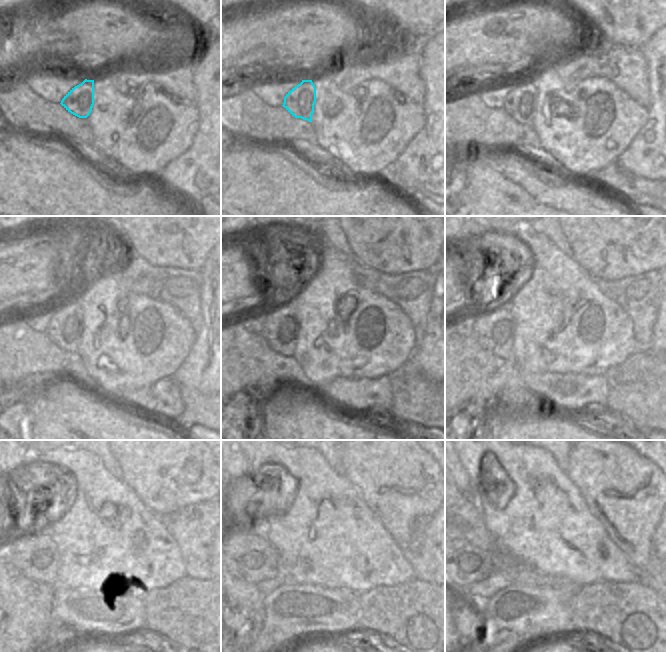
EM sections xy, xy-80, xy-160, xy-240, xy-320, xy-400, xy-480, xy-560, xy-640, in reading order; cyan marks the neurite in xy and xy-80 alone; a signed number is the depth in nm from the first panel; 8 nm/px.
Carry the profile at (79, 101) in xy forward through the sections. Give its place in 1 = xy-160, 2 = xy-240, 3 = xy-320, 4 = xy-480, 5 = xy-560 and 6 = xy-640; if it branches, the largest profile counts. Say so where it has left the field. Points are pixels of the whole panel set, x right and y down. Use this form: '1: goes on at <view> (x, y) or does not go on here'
1: goes on at xy-160 (520, 102)
2: goes on at xy-240 (65, 327)
3: goes on at xy-320 (280, 328)
4: goes on at xy-480 (36, 555)
5: goes on at xy-560 (250, 557)
6: goes on at xy-640 (465, 563)

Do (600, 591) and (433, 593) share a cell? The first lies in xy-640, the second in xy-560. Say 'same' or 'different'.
same

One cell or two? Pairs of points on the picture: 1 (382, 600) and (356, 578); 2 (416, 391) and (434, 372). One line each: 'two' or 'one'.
1: two
2: two

